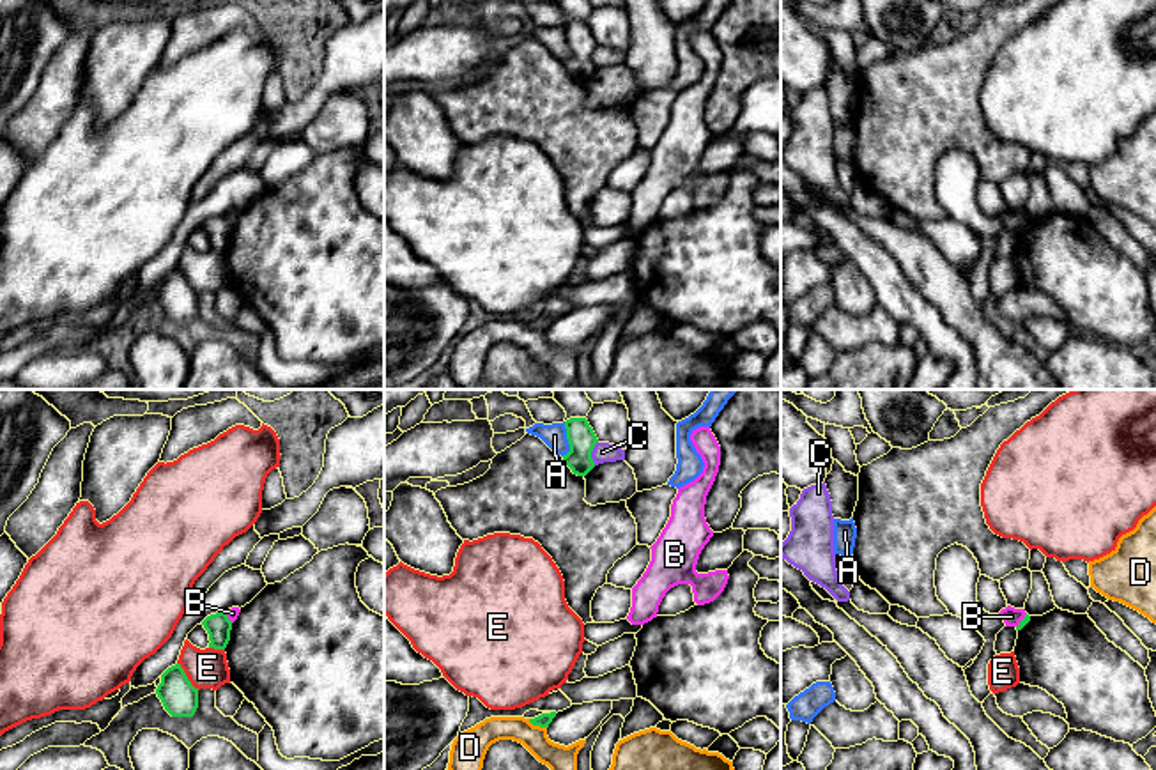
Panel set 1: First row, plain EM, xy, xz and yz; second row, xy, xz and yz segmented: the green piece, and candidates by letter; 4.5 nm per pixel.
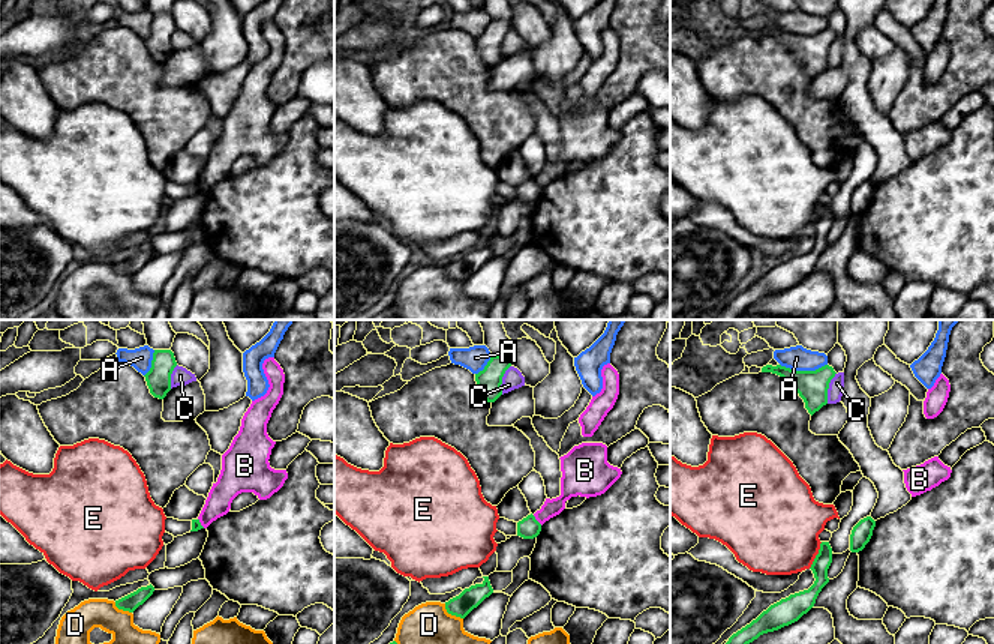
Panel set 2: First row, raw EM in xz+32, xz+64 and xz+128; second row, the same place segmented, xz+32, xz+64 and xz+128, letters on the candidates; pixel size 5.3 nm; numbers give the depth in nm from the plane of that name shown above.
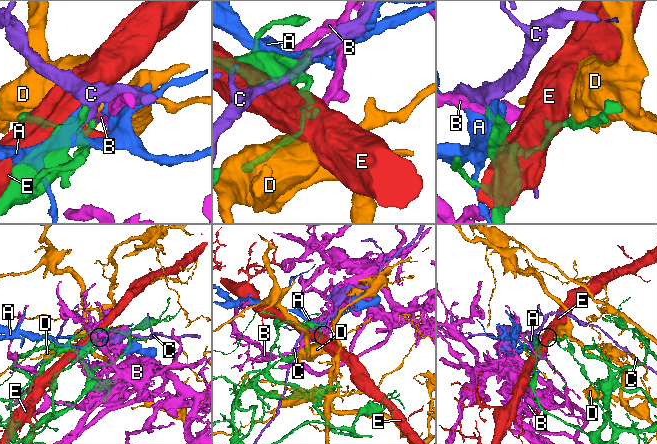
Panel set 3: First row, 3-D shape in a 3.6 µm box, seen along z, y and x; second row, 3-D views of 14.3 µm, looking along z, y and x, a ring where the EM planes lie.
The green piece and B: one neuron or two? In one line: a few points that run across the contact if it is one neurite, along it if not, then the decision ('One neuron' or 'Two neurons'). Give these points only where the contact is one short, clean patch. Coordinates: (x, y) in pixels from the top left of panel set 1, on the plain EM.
Line: yz (1025, 216), (1017, 230). Two neurons

